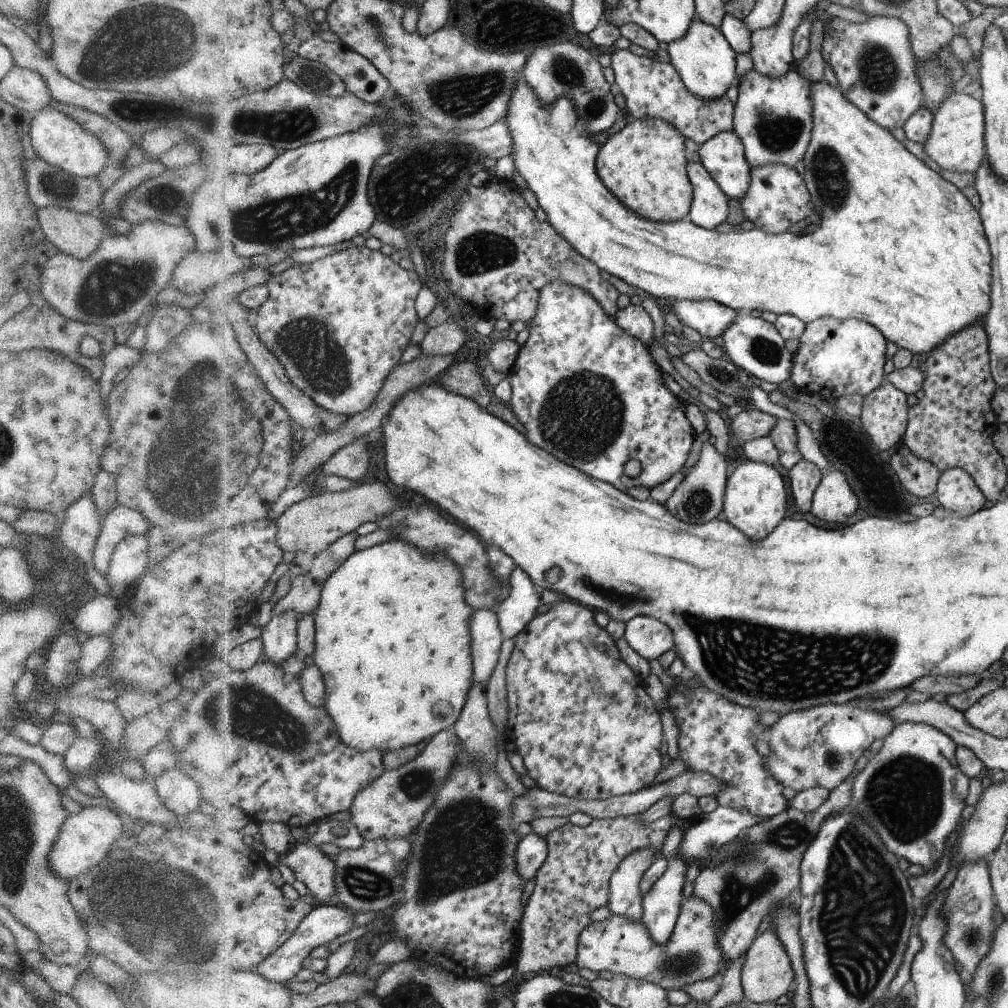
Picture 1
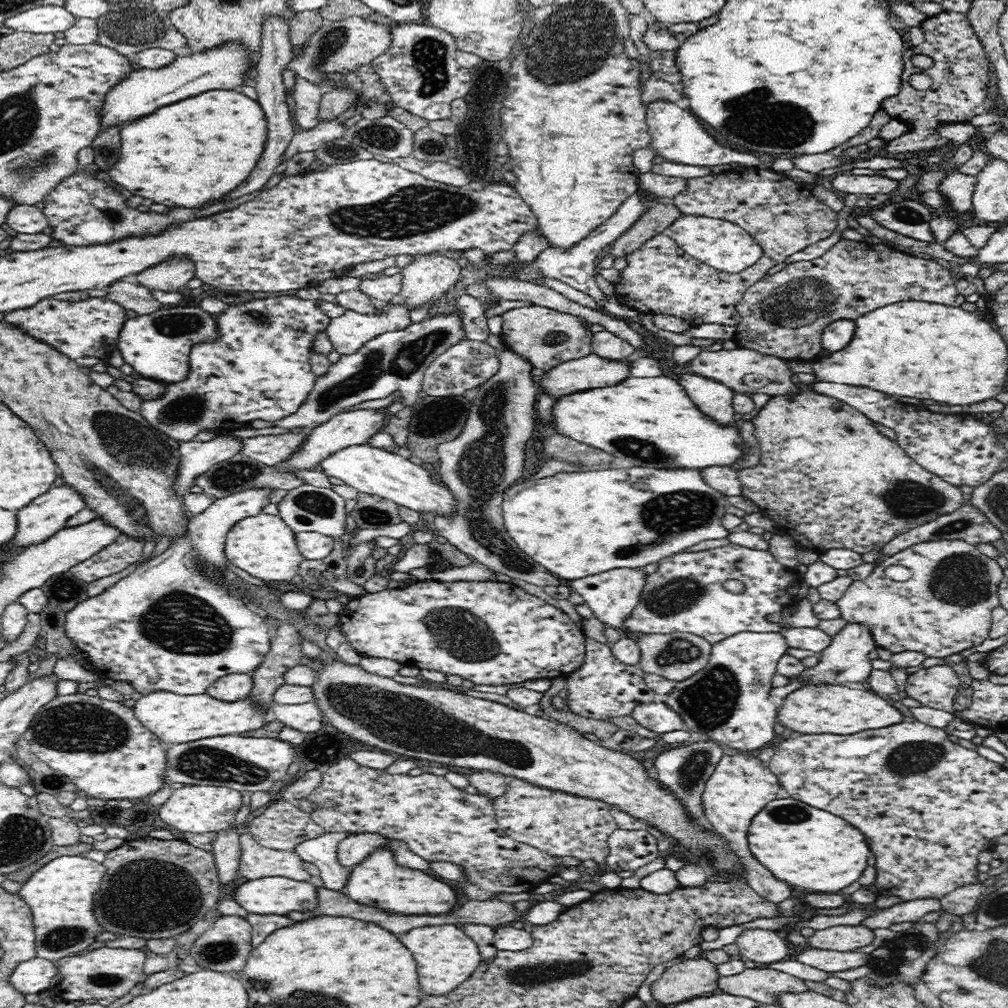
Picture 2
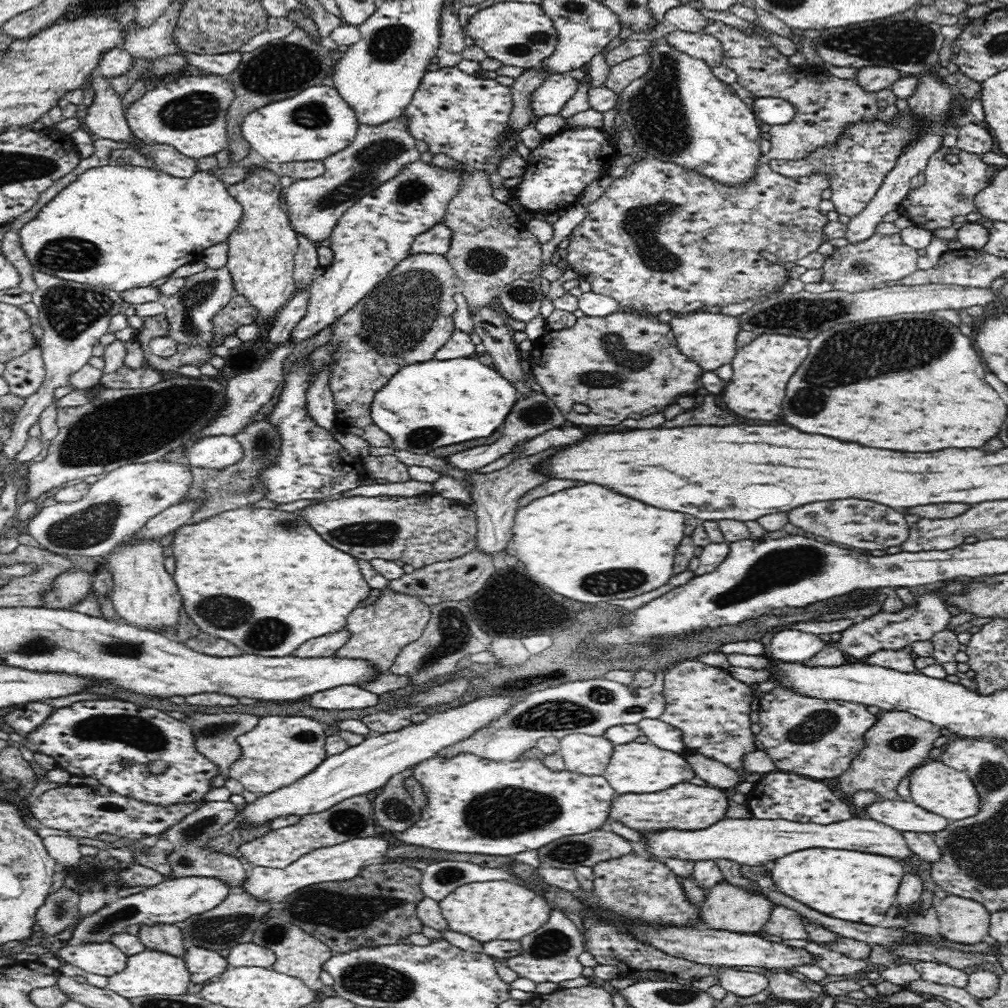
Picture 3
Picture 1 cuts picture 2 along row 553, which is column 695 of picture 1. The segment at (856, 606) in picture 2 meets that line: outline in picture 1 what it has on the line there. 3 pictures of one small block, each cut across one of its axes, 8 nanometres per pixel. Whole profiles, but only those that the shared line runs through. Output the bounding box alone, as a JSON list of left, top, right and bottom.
[575,894,726,991]

